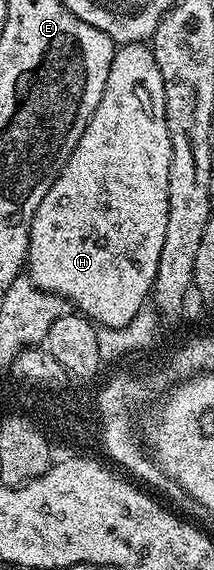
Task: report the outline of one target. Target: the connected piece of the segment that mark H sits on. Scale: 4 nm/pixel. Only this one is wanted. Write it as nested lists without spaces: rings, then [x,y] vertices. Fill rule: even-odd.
[[[147,42],[126,43],[117,46],[110,73],[106,77],[106,89],[102,93],[102,101],[98,109],[88,119],[86,129],[66,165],[60,170],[60,176],[50,185],[50,193],[42,197],[42,205],[34,213],[30,221],[28,234],[28,257],[26,274],[38,285],[38,289],[49,291],[73,304],[75,310],[100,327],[121,327],[139,313],[140,308],[149,302],[152,286],[158,273],[158,257],[162,257],[162,241],[166,241],[166,213],[168,212],[168,178],[170,177],[170,133],[166,129],[166,97],[162,73],[158,73],[158,61],[154,61],[154,53]]]

